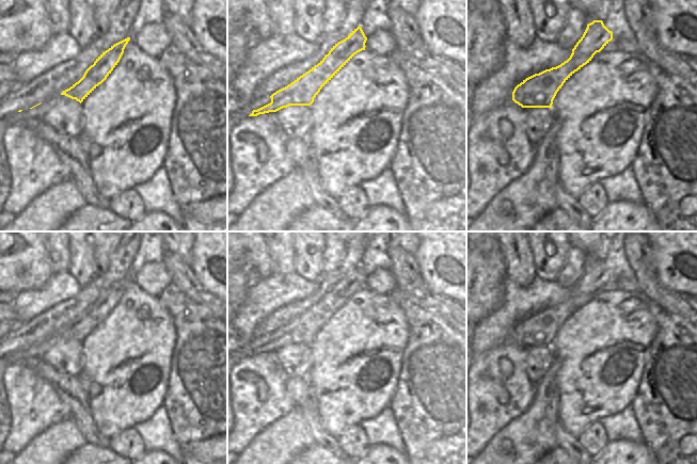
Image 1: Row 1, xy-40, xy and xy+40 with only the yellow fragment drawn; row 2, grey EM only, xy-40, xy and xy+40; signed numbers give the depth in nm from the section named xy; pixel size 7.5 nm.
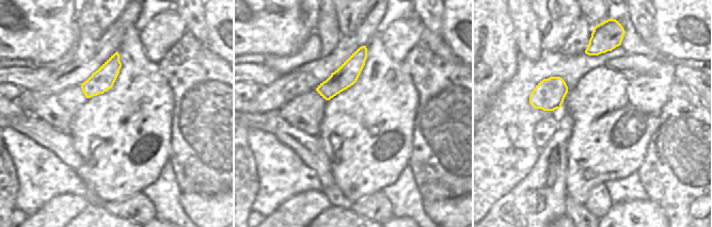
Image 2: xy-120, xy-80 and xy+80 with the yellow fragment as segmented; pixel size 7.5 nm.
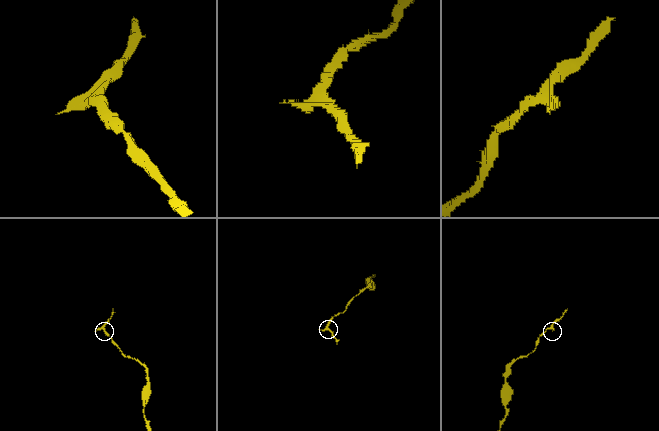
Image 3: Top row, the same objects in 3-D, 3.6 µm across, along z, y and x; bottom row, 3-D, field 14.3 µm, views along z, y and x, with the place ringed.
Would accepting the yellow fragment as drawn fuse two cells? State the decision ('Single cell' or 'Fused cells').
Single cell.

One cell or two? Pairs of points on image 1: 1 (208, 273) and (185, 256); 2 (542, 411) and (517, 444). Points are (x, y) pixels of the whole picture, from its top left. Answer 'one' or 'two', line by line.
1: two
2: one

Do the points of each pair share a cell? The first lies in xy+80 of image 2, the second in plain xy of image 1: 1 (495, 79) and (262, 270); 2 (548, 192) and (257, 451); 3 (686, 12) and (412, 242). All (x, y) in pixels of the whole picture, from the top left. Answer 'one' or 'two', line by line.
1: two
2: one
3: two

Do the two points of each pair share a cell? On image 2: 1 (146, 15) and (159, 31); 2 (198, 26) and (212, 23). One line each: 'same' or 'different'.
1: different
2: different

